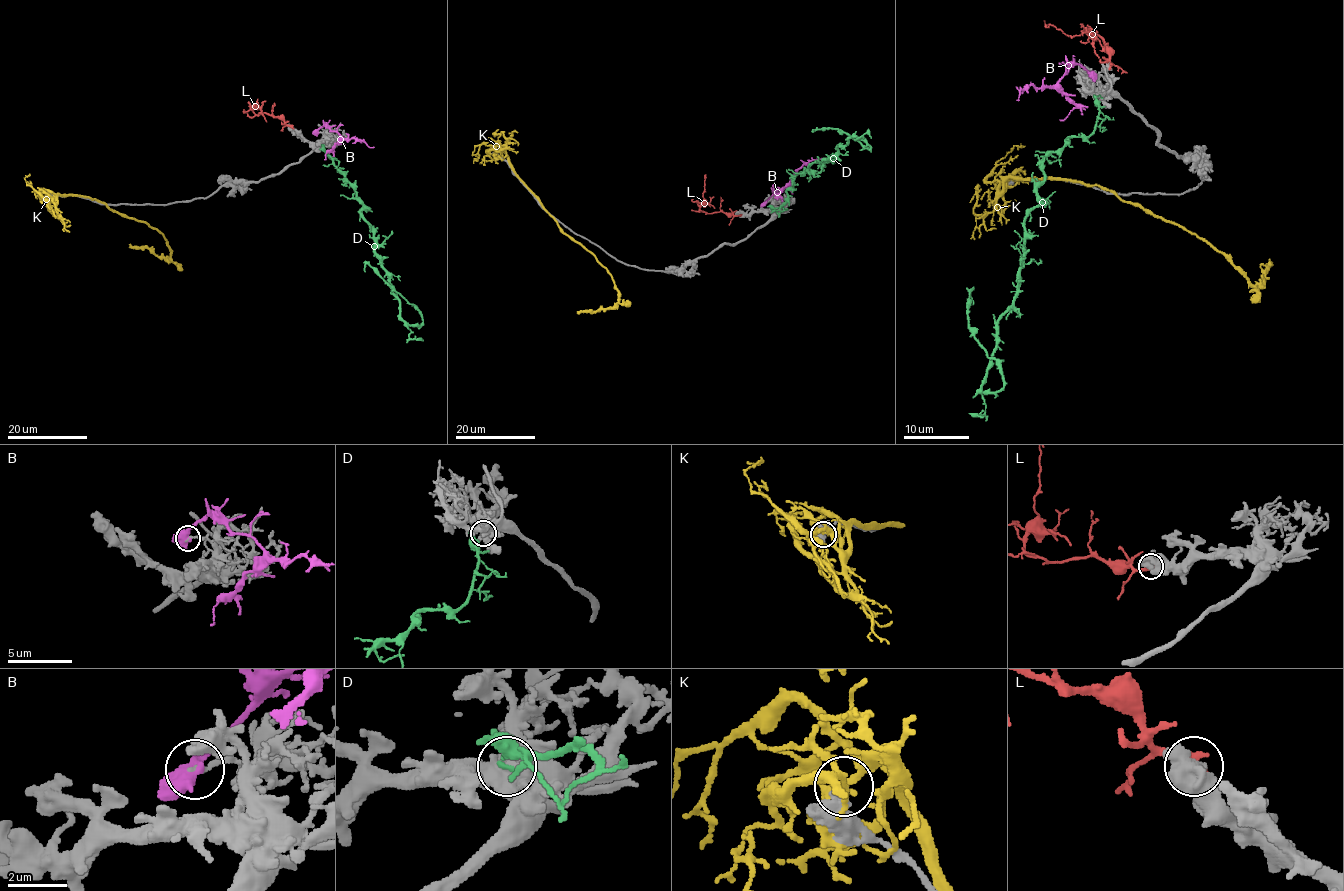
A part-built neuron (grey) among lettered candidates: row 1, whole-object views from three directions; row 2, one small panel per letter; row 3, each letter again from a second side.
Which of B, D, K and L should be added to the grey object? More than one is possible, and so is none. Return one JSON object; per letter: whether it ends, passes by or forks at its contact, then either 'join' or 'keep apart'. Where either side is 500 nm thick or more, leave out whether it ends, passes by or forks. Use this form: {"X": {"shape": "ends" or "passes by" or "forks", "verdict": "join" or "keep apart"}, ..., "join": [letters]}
{"B": {"verdict": "keep apart"}, "D": {"verdict": "keep apart"}, "K": {"verdict": "keep apart"}, "L": {"verdict": "keep apart"}, "join": []}

